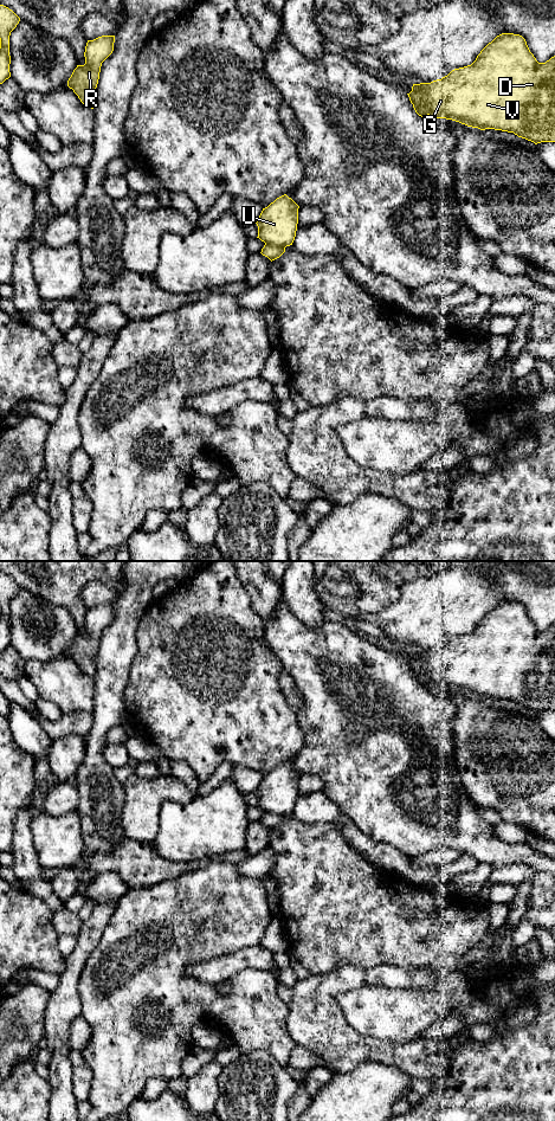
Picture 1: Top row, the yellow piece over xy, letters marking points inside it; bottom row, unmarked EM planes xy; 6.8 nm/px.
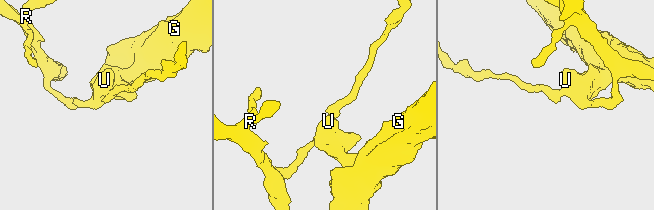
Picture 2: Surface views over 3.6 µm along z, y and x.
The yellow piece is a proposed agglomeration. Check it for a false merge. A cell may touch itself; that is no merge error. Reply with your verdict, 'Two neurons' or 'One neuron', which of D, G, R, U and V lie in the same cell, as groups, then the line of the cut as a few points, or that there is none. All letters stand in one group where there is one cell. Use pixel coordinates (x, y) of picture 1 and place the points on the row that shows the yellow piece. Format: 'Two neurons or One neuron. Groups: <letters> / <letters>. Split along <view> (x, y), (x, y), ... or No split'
Two neurons. Groups: D G U V / R. Split along xy (265, 243), (284, 247)

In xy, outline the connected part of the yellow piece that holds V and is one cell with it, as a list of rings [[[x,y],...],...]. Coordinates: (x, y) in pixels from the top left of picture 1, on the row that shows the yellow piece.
[[[502,33],[467,66],[431,83],[413,84],[407,94],[415,112],[446,118],[480,130],[514,133],[534,142],[555,142],[555,56],[538,63],[519,34]]]

